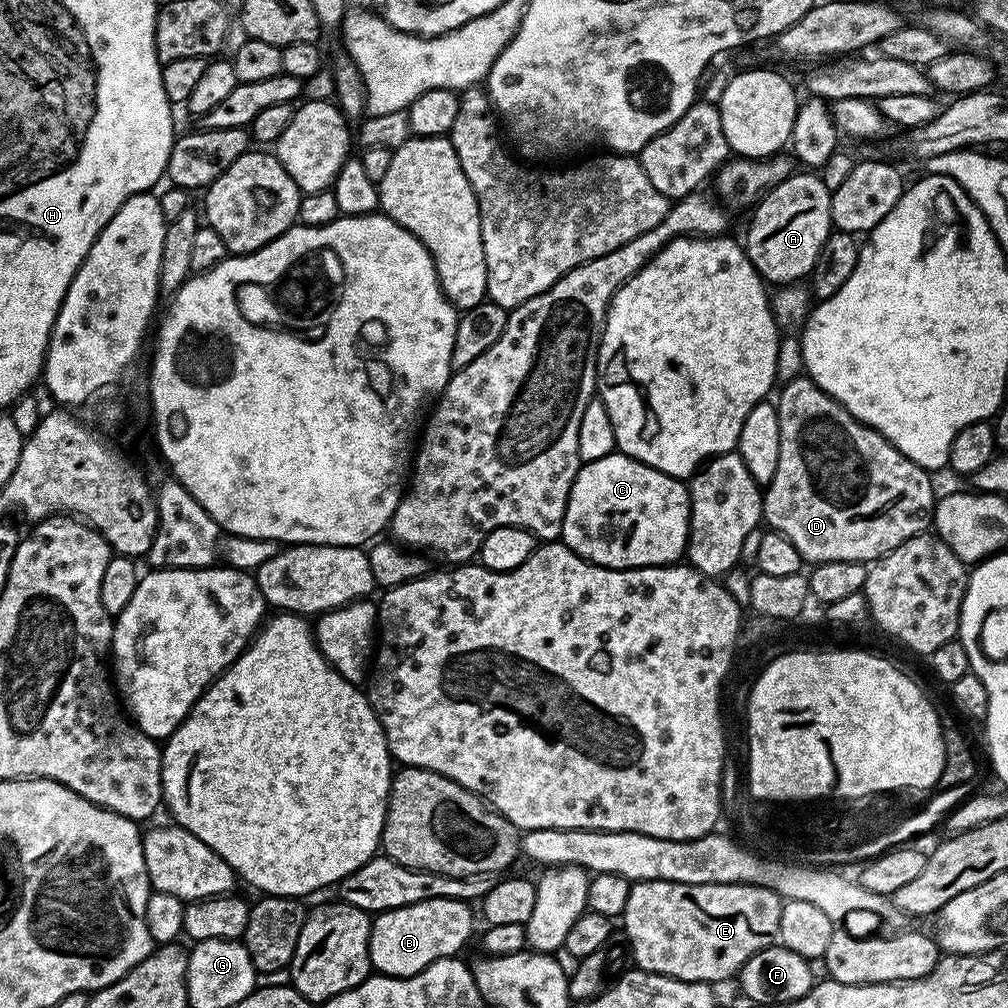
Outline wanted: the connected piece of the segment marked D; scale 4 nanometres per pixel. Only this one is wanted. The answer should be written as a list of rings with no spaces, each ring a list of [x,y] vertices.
[[[802,374],[798,378],[794,378],[779,390],[781,391],[780,401],[776,400],[774,404],[778,418],[778,433],[781,434],[778,468],[774,473],[773,480],[766,485],[762,492],[762,520],[765,525],[768,523],[767,527],[771,531],[780,532],[786,538],[790,538],[790,542],[794,542],[794,550],[798,550],[801,561],[808,563],[809,560],[809,565],[812,566],[822,562],[862,562],[868,564],[890,554],[890,550],[902,546],[902,542],[915,536],[925,535],[929,531],[938,496],[937,493],[932,493],[933,477],[925,469],[910,462],[910,458],[906,458],[906,454],[902,454],[890,441],[882,438],[882,434],[878,434],[870,426],[858,422],[838,401],[830,398],[830,394],[826,394],[813,380],[809,380],[807,375]]]

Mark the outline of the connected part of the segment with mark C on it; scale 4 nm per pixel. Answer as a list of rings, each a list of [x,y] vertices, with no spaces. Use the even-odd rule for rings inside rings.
[[[619,451],[611,452],[606,458],[589,460],[581,463],[572,483],[572,489],[568,495],[566,514],[560,531],[562,542],[570,551],[576,552],[583,560],[589,560],[592,564],[601,564],[603,568],[659,568],[661,566],[672,566],[676,560],[685,555],[688,546],[688,523],[690,522],[690,502],[688,501],[689,485],[683,479],[667,476],[665,472],[654,470],[634,458],[621,454]]]

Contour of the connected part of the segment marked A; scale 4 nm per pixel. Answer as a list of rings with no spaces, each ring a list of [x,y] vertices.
[[[808,170],[797,171],[768,189],[750,215],[752,221],[748,224],[746,243],[748,257],[761,277],[768,282],[773,280],[776,286],[803,281],[812,271],[822,242],[826,242],[828,233],[834,228],[832,193],[819,175]]]

